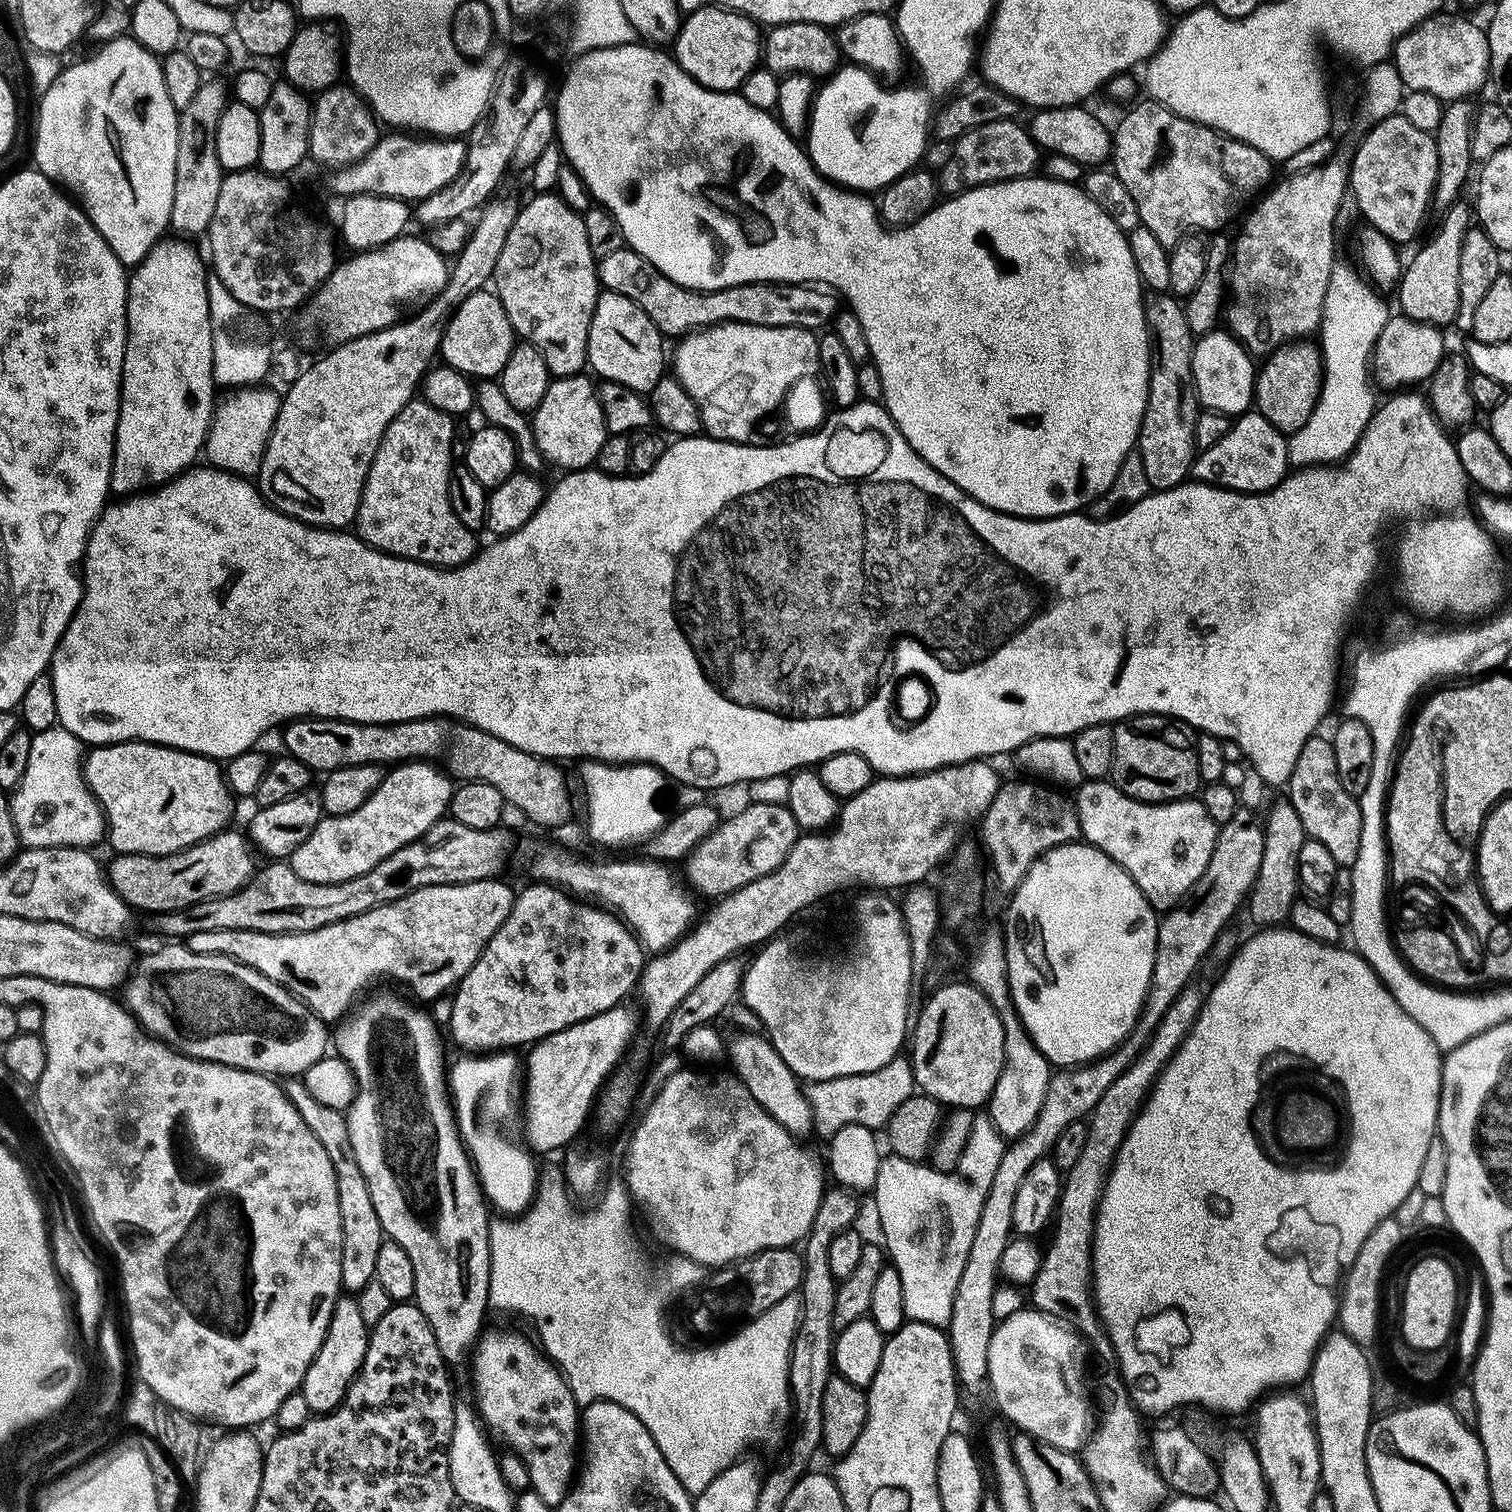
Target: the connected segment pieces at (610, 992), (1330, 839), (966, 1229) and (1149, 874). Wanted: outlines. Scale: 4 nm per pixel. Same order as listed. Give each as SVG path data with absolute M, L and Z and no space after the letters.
M546 883L530 884L530 887L517 895L510 918L506 920L502 930L498 930L498 934L494 934L494 938L486 946L482 958L478 958L474 970L470 970L470 974L466 974L466 978L461 982L459 988L455 989L450 1032L456 1039L458 1047L465 1048L464 1052L468 1054L491 1054L499 1053L501 1050L517 1050L516 1048L526 1044L528 1044L527 1046L534 1046L541 1040L552 1037L555 1033L569 1029L570 1026L581 1024L582 1021L588 1021L590 1018L601 1016L602 1013L619 1007L625 1001L623 999L632 990L634 992L639 987L648 963L648 956L642 947L642 943L638 941L634 932L611 911L602 908L590 910L585 906L587 905L583 901L574 899L568 892Z
M1315 735L1303 747L1288 783L1288 798L1302 820L1303 828L1311 839L1322 842L1341 868L1355 867L1360 857L1364 815L1359 799L1344 790L1337 774L1333 743L1326 737Z
M980 1115L973 1119L970 1142L967 1143L967 1148L960 1159L958 1174L963 1178L919 1161L903 1159L901 1156L888 1154L880 1161L878 1182L872 1194L873 1197L876 1196L876 1208L886 1238L884 1246L887 1255L902 1278L905 1319L911 1323L941 1328L948 1326L953 1318L953 1304L960 1280L967 1266L994 1178L1008 1147L989 1115Z
M1090 780L1079 785L1074 796L1076 813L1080 819L1080 831L1083 839L1104 852L1122 870L1132 875L1132 881L1144 892L1144 897L1152 904L1157 913L1167 914L1192 891L1210 858L1214 858L1218 826L1206 814L1206 806L1199 799L1176 800L1165 804L1144 804L1128 797L1115 784L1108 780Z

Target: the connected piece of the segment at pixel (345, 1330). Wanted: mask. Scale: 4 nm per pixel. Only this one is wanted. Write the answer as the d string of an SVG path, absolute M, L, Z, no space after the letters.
M341 1298L336 1304L326 1342L322 1350L318 1350L318 1358L314 1358L304 1379L302 1393L312 1414L333 1412L340 1407L350 1386L356 1381L356 1375L362 1370L362 1362L366 1362L370 1324L364 1321L364 1312L356 1300L359 1299Z

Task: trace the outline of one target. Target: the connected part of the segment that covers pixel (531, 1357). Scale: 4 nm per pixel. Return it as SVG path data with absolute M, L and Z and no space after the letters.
M489 1332L481 1335L475 1349L472 1364L472 1380L476 1383L475 1407L483 1427L492 1432L505 1445L524 1460L532 1479L531 1491L537 1492L553 1510L574 1487L574 1468L572 1472L572 1443L578 1440L578 1405L568 1388L564 1373L542 1354L535 1343L531 1344L516 1332Z

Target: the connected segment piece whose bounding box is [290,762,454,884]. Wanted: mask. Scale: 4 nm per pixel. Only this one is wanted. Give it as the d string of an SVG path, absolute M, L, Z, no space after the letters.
M409 762L393 767L385 775L384 785L369 798L366 806L362 806L349 816L325 818L318 826L318 830L314 830L314 834L310 834L310 838L306 838L302 846L298 846L298 850L290 858L290 867L294 870L294 874L298 874L298 878L315 884L341 884L362 878L370 874L374 866L386 862L390 854L398 854L398 850L402 850L408 844L423 840L439 820L445 819L452 807L453 791L453 777L435 763Z

